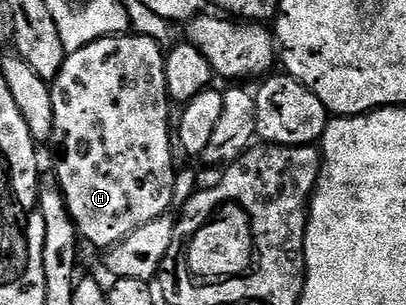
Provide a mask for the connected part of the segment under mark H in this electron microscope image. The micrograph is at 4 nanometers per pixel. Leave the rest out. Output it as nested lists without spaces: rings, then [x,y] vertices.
[[[133,32],[119,34],[117,37],[98,39],[86,47],[80,48],[74,54],[66,55],[66,62],[59,68],[58,75],[52,81],[50,91],[52,92],[54,127],[49,145],[54,146],[55,172],[53,171],[53,173],[56,175],[58,188],[66,198],[66,207],[72,216],[75,228],[78,230],[79,239],[83,243],[91,242],[99,252],[105,252],[120,240],[127,238],[132,232],[136,232],[136,228],[156,220],[172,207],[172,192],[174,191],[174,175],[176,173],[176,165],[174,166],[176,146],[172,141],[172,114],[170,118],[172,103],[170,94],[166,91],[166,56],[163,47],[159,46],[156,40]]]

